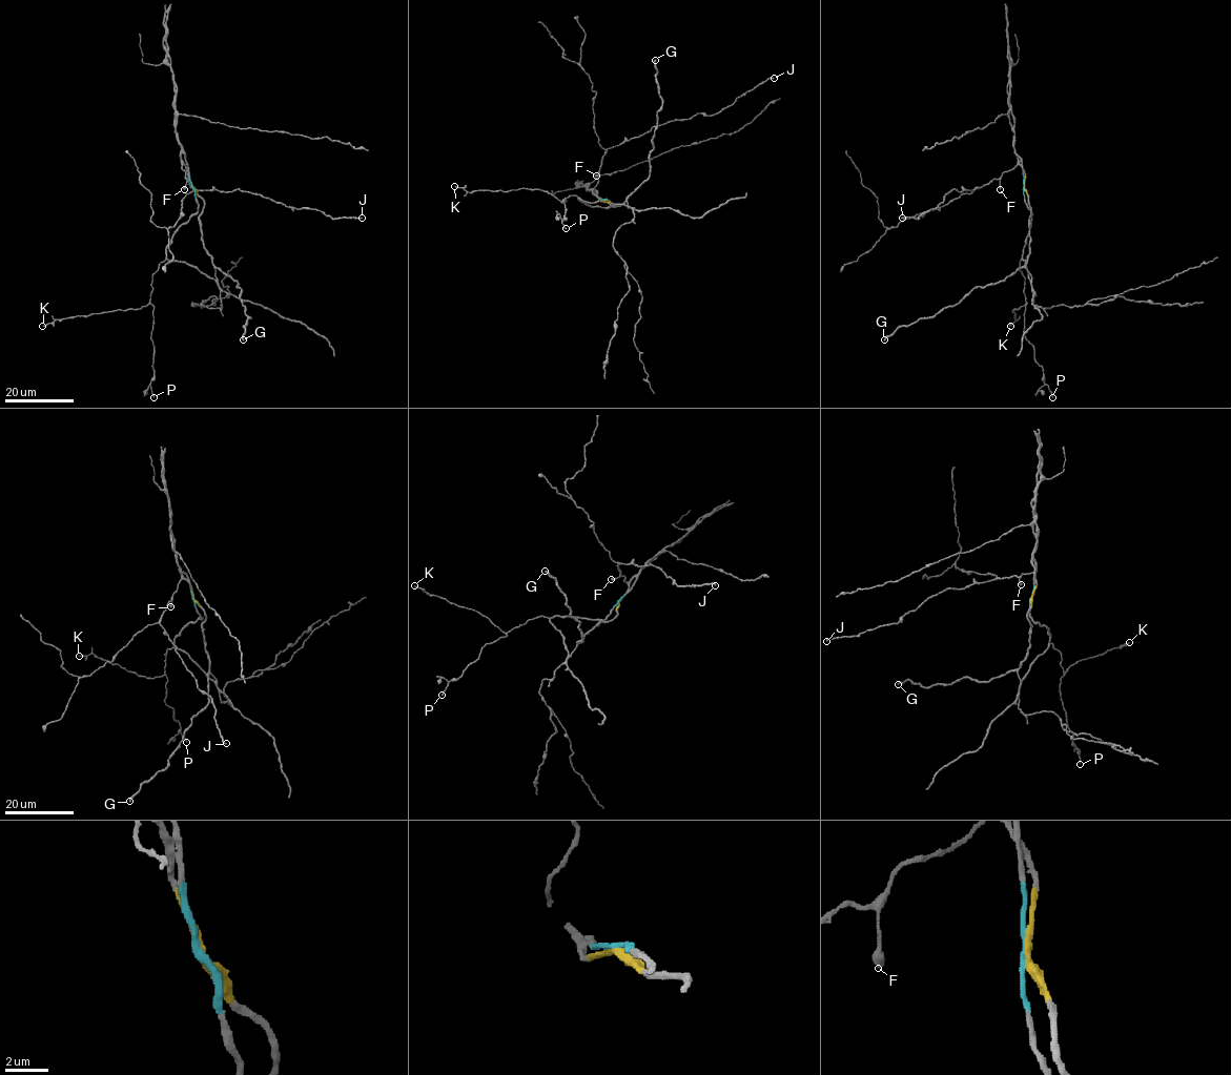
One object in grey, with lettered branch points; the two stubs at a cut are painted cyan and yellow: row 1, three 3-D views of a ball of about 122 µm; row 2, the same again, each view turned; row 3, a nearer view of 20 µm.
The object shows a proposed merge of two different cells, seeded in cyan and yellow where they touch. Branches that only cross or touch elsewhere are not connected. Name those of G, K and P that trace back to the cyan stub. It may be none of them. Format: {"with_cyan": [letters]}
{"with_cyan": ["K", "P"]}

